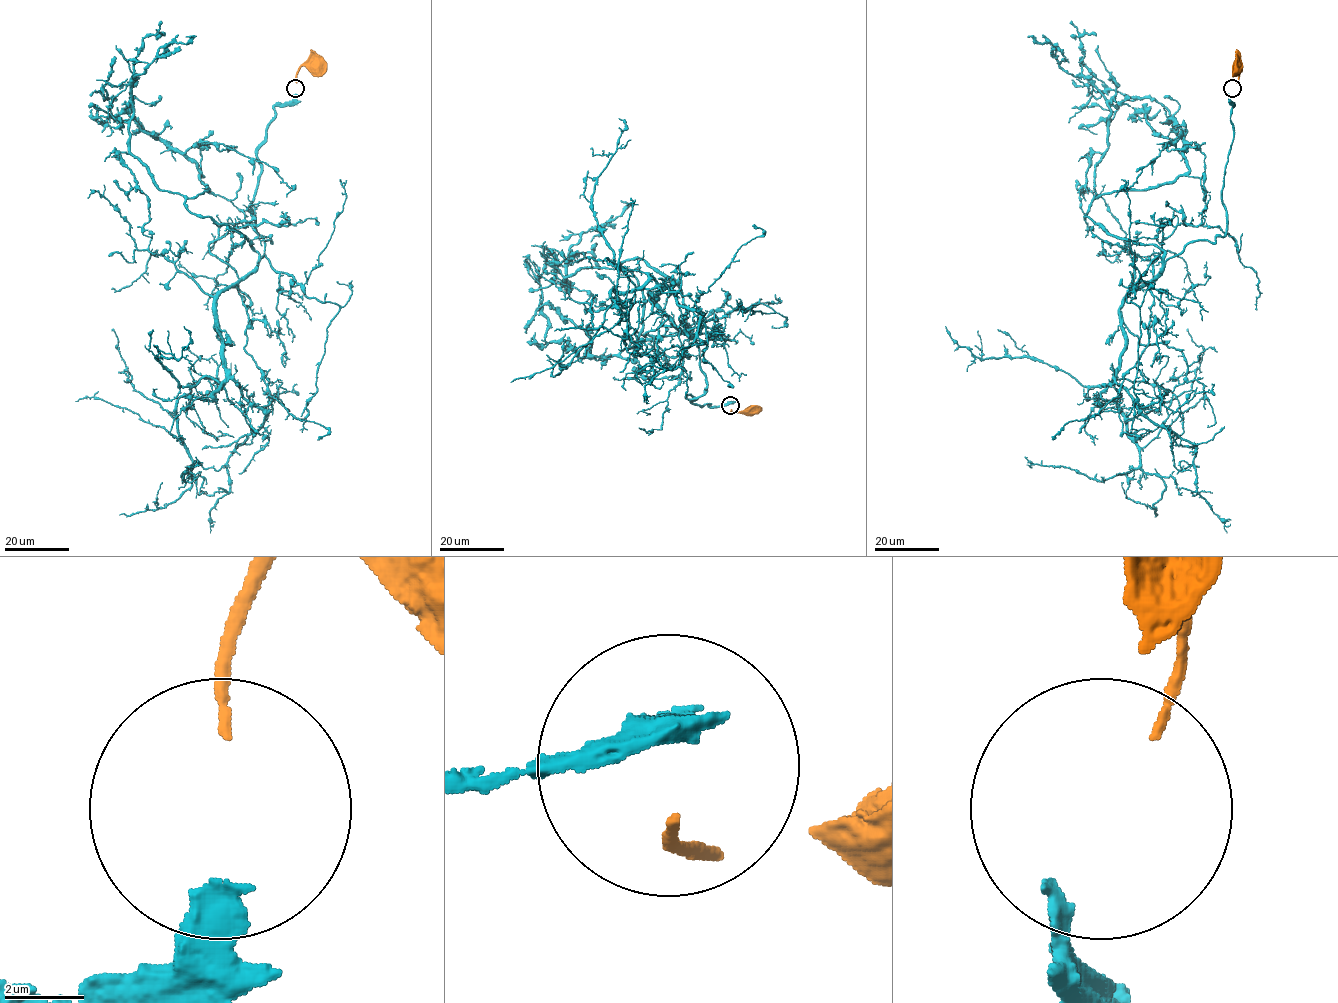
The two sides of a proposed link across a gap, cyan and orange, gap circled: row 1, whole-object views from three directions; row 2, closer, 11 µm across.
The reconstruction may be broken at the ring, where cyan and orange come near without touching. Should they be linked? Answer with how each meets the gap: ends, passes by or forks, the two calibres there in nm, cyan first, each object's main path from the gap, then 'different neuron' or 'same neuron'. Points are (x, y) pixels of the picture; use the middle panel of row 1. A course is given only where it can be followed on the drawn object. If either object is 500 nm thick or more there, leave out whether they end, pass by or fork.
500 nm thick on the cyan side, 240 nm on the other; cyan runs (729, 402), (685, 397), (706, 387), (678, 328), (644, 334), (682, 358), (672, 379), (545, 341), (549, 254); orange runs (731, 409), (752, 412); different neuron

